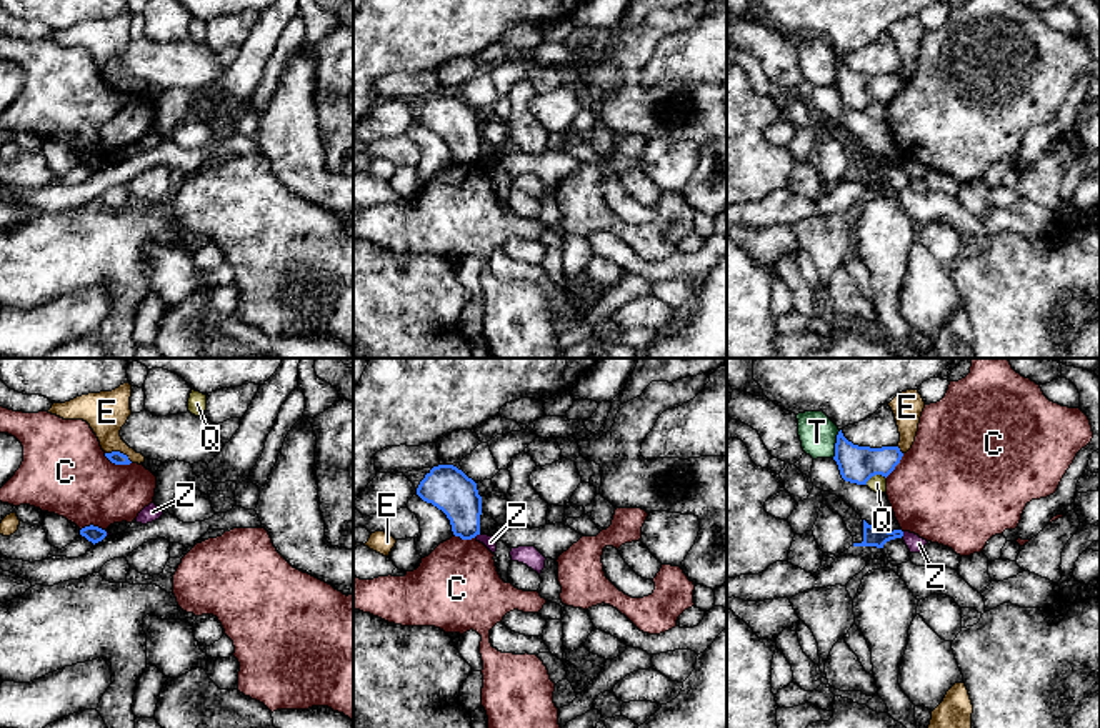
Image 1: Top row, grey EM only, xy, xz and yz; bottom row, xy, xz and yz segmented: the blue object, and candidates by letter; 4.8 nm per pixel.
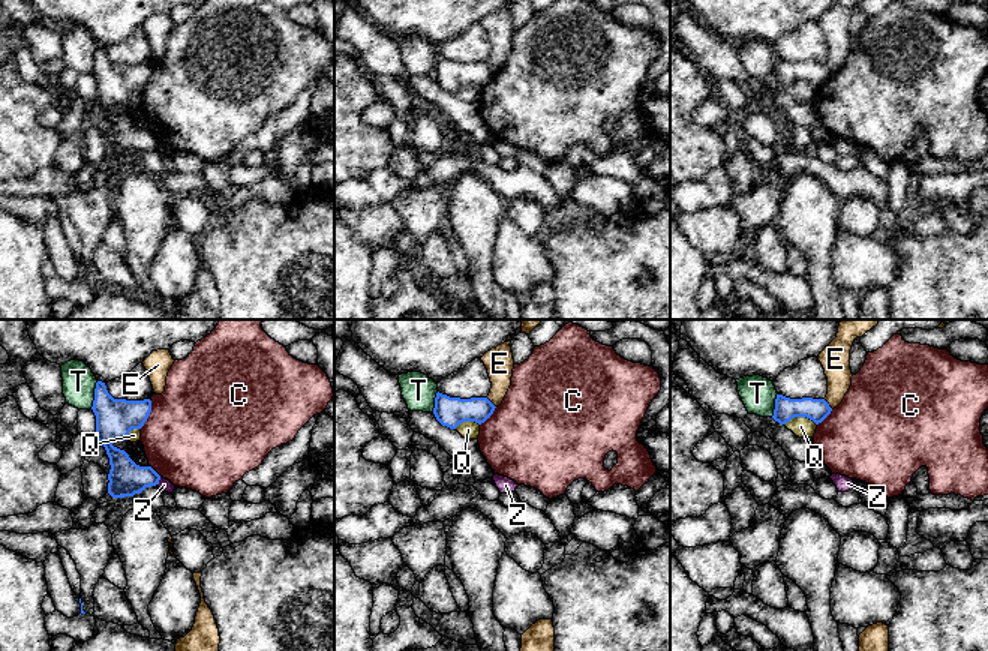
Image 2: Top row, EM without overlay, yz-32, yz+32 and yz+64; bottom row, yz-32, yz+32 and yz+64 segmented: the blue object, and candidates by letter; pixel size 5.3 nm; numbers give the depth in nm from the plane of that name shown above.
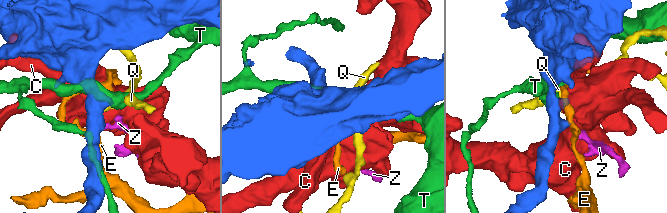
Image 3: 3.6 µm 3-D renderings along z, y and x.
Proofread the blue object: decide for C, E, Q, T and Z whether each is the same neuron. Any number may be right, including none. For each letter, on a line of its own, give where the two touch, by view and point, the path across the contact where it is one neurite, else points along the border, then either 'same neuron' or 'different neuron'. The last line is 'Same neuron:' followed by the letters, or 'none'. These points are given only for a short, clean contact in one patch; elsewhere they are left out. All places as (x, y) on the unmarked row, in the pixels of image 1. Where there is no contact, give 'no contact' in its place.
C: contact xy (117, 90); different neuron
E: contact xy (119, 79); border xy (105, 79), (122, 79), (132, 89); different neuron
Q: contact yz (875, 100); different neuron
T: contact yz (835, 70); different neuron
Z: contact xz (475, 162); border xz (479, 160), (474, 164); different neuron
Same neuron: none

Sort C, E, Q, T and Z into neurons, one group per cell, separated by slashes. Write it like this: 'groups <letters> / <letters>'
groups C / E / Q / T / Z

